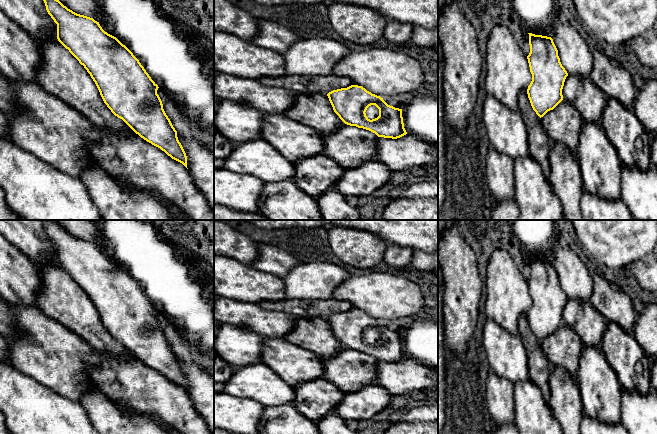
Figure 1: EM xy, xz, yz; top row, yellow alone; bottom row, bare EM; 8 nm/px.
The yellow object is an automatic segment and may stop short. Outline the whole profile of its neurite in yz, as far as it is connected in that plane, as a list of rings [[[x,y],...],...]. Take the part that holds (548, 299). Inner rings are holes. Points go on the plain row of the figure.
[[[528,258],[530,277],[527,283],[532,298],[532,305],[528,310],[527,318],[533,334],[541,342],[563,324],[562,313],[568,297],[560,286],[558,274],[551,261]]]

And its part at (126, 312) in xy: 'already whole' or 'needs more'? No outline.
already whole

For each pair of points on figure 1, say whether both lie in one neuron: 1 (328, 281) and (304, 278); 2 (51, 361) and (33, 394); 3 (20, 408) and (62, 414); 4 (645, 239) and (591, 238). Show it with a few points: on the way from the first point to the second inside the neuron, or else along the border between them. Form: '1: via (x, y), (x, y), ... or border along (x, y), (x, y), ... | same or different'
1: via (322, 280), (310, 280) | same
2: border along (19, 371), (33, 377), (39, 383), (60, 395) | different
3: via (30, 410), (34, 414), (52, 414) | same
4: via (632, 238), (604, 238) | same

